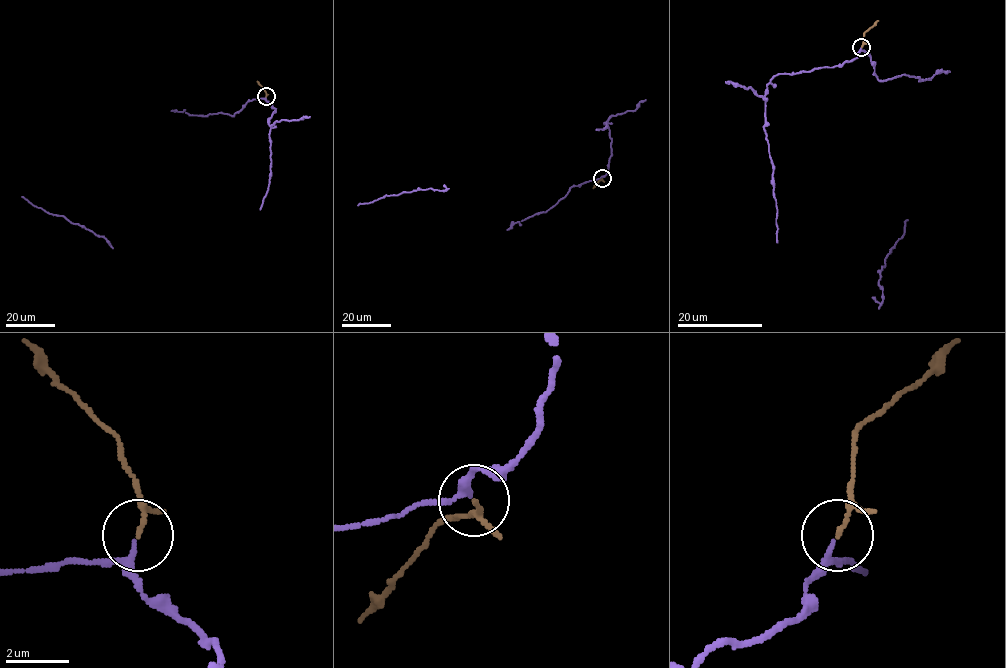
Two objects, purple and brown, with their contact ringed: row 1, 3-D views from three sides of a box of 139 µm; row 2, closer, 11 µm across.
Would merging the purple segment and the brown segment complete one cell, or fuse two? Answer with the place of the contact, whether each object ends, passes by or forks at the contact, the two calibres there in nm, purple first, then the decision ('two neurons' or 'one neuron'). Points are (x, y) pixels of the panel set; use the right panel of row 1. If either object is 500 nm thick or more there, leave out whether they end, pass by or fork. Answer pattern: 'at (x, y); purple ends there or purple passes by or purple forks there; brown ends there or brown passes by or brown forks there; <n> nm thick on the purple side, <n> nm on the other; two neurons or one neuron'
at (861, 47); purple passes by; brown passes by; 150 nm thick on the purple side, 90 nm on the other; one neuron

